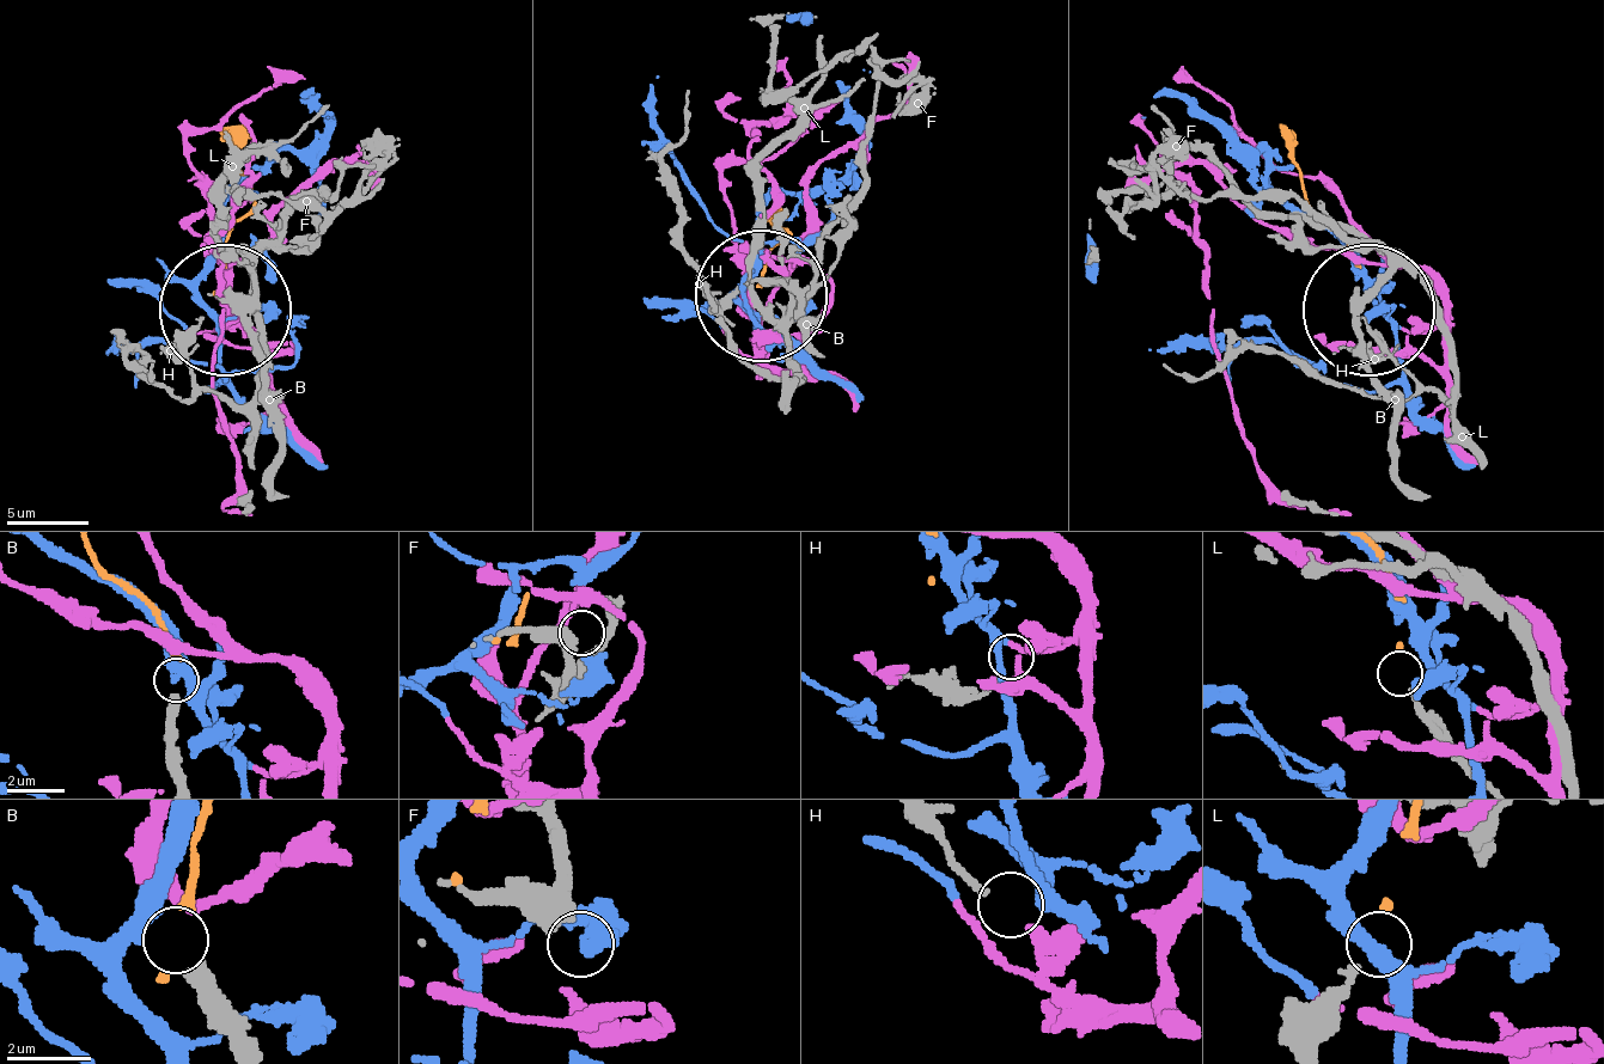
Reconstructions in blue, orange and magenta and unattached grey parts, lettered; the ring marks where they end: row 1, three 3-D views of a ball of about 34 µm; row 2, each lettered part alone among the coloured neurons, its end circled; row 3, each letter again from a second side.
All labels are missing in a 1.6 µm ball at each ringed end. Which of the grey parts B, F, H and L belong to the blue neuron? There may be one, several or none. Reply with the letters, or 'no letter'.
no letter

